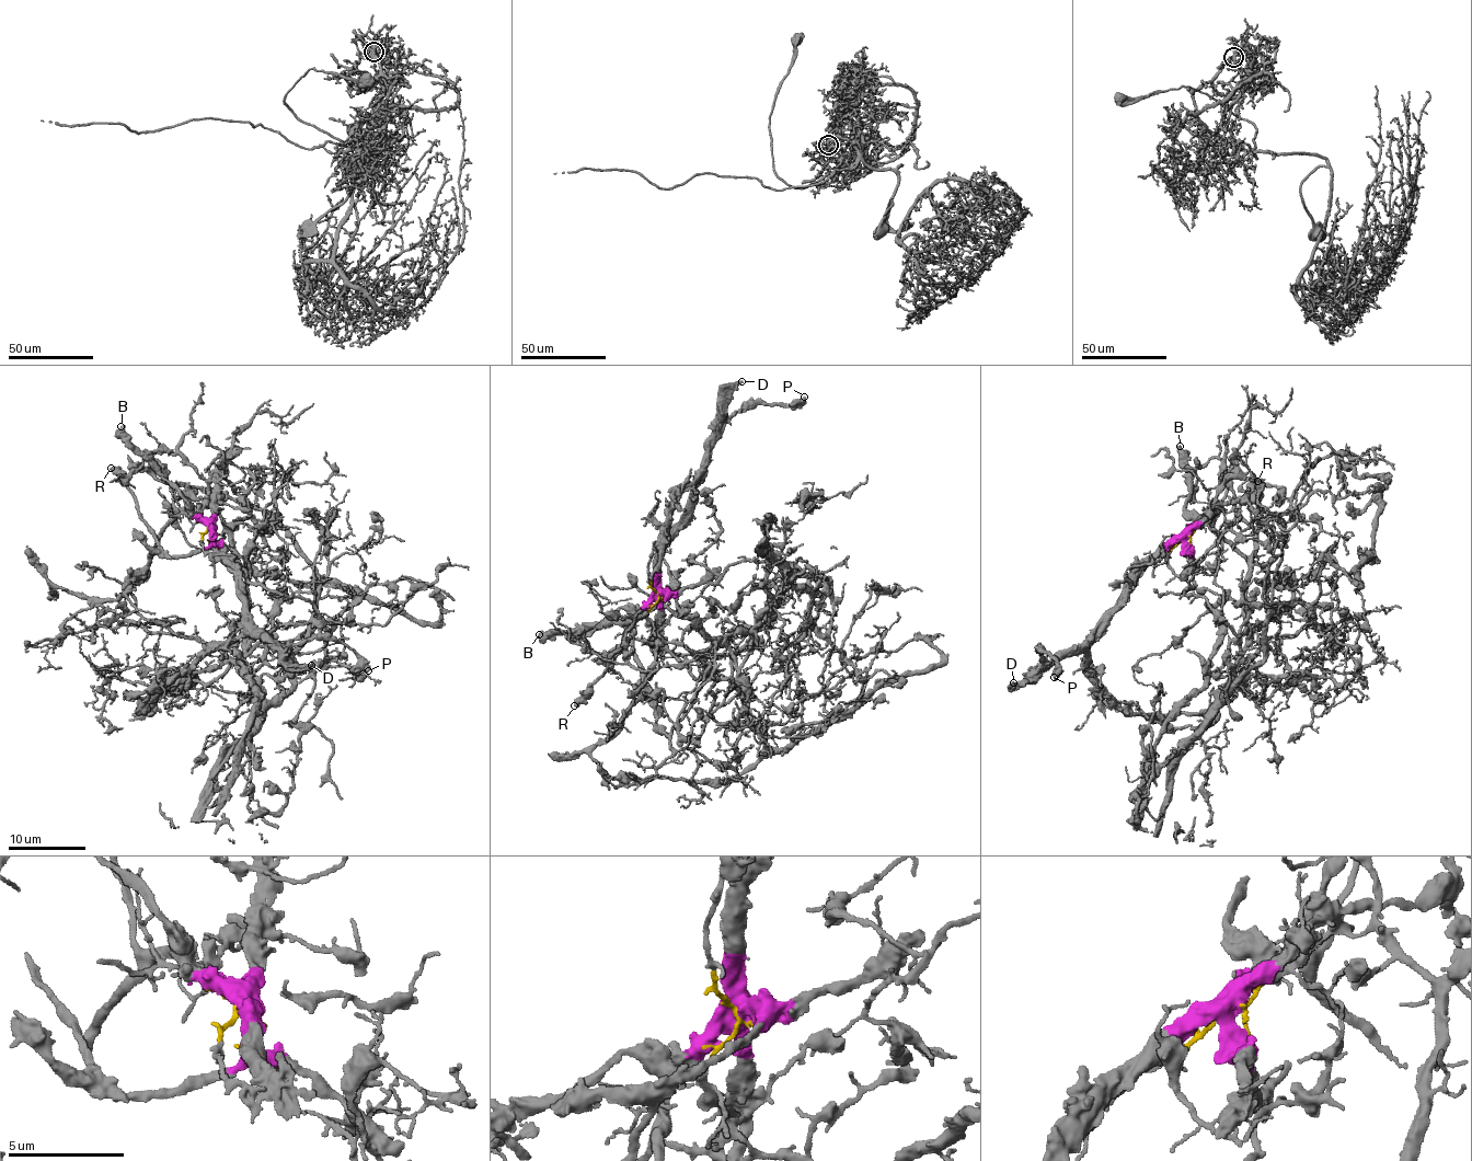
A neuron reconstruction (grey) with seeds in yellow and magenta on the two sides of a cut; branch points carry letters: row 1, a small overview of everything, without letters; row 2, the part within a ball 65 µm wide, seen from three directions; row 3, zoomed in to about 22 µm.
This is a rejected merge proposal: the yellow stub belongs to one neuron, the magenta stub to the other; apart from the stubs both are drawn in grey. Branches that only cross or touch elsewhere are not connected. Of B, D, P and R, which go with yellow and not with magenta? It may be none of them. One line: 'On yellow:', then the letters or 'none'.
On yellow: none

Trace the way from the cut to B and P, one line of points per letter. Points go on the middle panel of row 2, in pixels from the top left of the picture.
B: (658, 593), (639, 609), (617, 609), (599, 621), (586, 622), (573, 630), (539, 634)
P: (658, 593), (662, 554), (685, 517), (702, 472), (706, 446), (740, 411), (760, 403), (792, 403), (804, 397)

